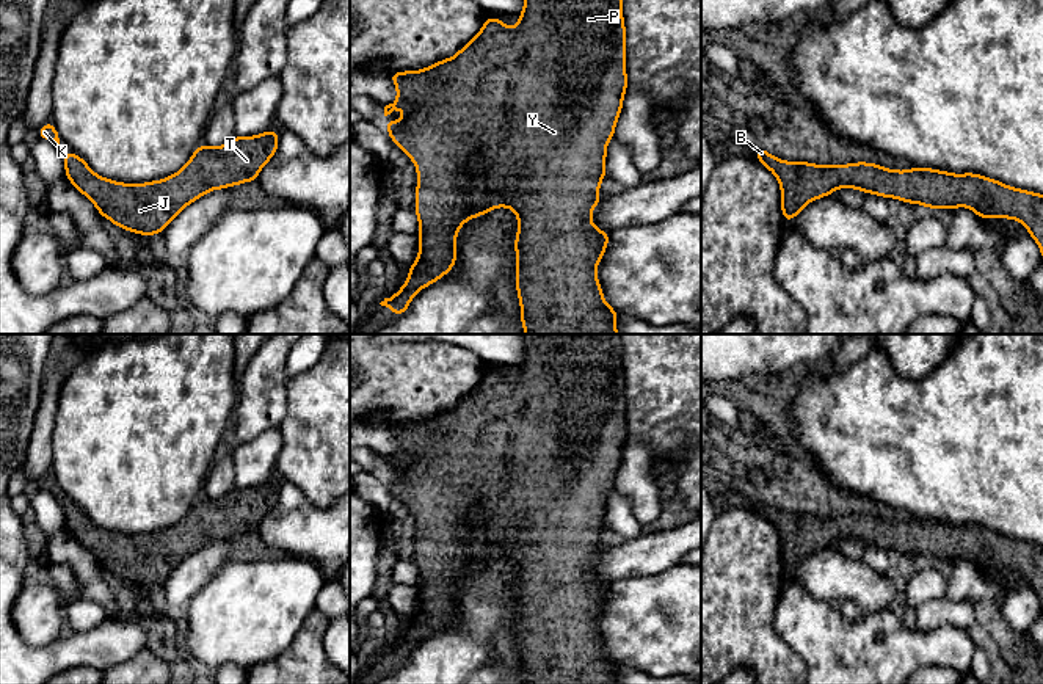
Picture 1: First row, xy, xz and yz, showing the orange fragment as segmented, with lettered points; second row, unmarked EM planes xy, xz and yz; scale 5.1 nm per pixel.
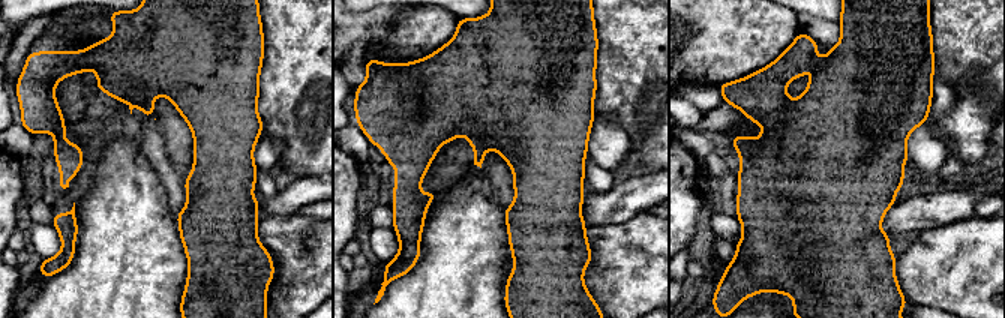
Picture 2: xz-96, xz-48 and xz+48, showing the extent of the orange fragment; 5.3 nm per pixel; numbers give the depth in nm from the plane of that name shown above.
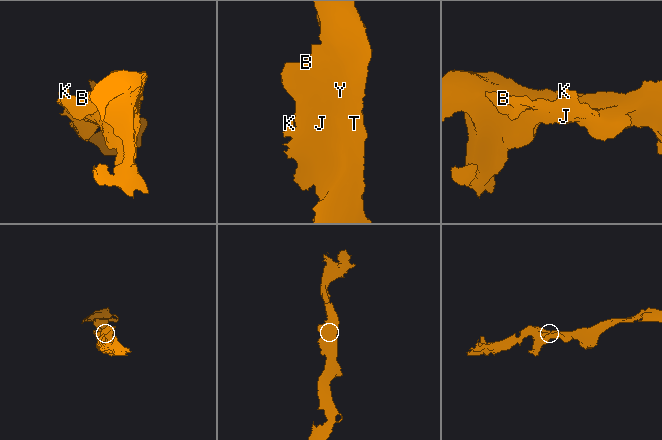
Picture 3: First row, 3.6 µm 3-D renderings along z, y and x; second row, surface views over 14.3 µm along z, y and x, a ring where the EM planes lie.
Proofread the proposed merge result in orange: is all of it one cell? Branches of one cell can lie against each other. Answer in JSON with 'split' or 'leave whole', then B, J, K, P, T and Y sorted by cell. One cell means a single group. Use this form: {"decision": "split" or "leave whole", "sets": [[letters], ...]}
{"decision": "leave whole", "sets": [["B", "J", "K", "P", "T", "Y"]]}

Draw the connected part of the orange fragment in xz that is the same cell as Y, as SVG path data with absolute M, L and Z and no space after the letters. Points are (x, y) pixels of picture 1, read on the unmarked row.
M521 334L524 361L518 366L519 377L511 380L496 367L489 367L480 383L463 397L455 408L441 411L425 420L391 424L387 428L397 438L397 452L384 458L384 468L400 460L406 468L400 472L383 474L394 496L397 496L417 521L416 568L419 571L419 607L406 634L400 642L380 656L389 659L395 668L405 665L417 643L444 629L458 610L455 591L460 579L497 558L508 558L518 566L514 588L514 629L521 656L521 676L524 684L618 684L615 670L621 665L610 659L604 649L596 618L609 598L610 584L599 582L591 573L593 560L601 554L599 535L607 529L607 494L615 488L615 478L623 461L623 450L629 436L626 425L626 375L623 370L623 348L620 334Z

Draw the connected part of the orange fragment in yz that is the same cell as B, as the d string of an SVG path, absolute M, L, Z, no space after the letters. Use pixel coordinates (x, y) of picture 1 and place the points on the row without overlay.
M758 497L756 511L775 526L781 541L781 565L790 574L811 552L838 540L896 549L929 560L971 560L982 573L996 568L1019 573L1037 593L1043 610L1043 546L1005 537L976 524L954 526L913 518L907 522L877 515L814 516L786 513Z

